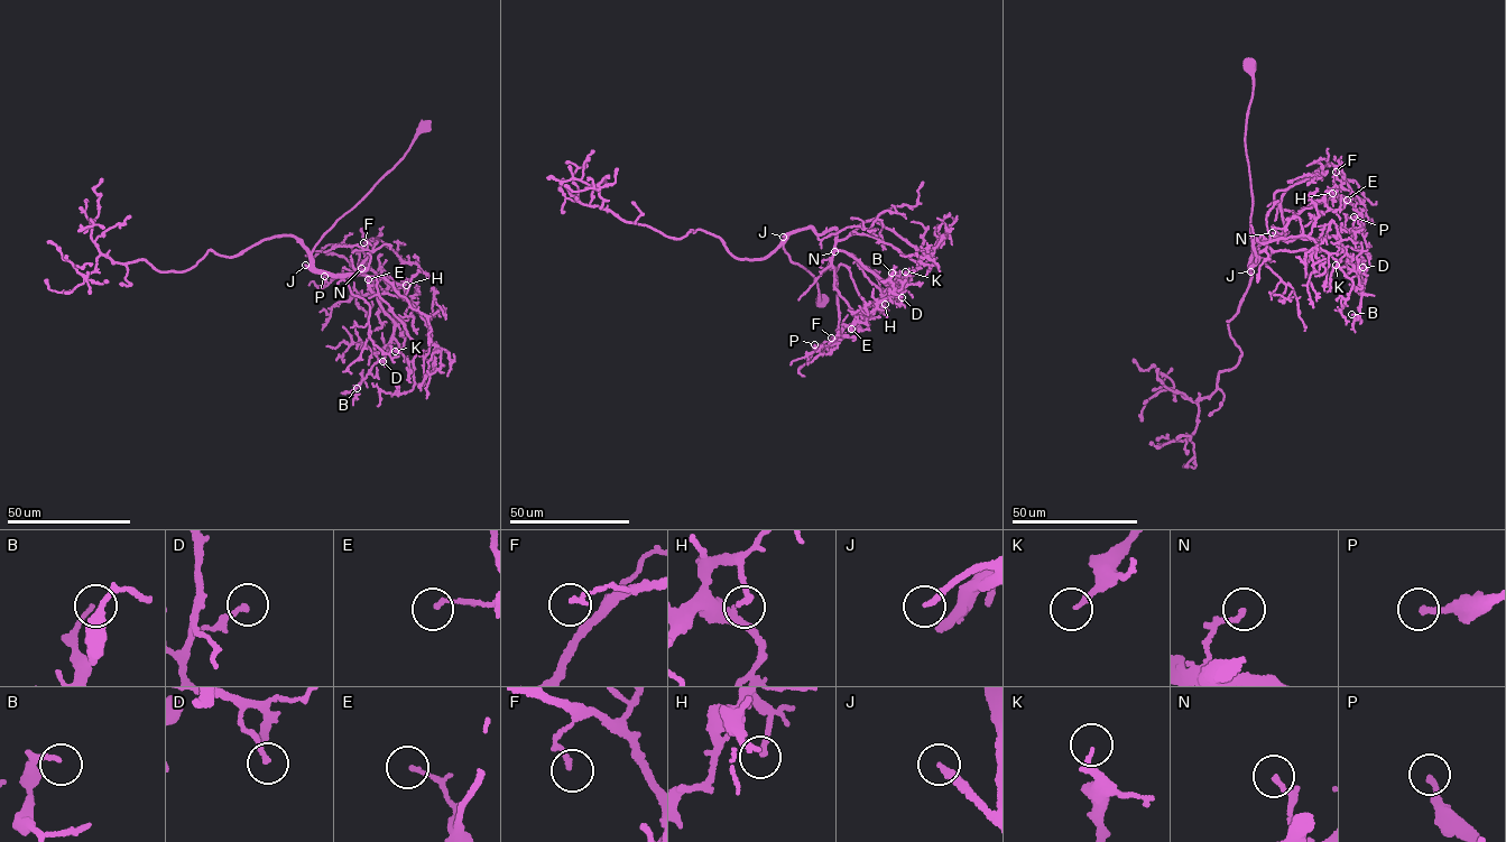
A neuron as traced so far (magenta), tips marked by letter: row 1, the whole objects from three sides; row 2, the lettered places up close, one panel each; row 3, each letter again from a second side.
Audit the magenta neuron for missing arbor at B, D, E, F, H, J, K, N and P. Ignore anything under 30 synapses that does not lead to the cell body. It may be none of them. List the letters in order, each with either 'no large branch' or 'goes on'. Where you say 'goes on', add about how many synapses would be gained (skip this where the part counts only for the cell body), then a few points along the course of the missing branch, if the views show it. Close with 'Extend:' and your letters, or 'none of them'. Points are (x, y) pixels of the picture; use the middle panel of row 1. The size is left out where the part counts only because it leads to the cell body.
B: no large branch
D: no large branch
E: no large branch
F: no large branch
H: no large branch
J: goes on; 80 synapses; course (783, 237), (756, 257), (742, 262), (726, 262), (710, 255), (673, 250), (656, 243)
K: no large branch
N: no large branch
P: no large branch
Extend: J

